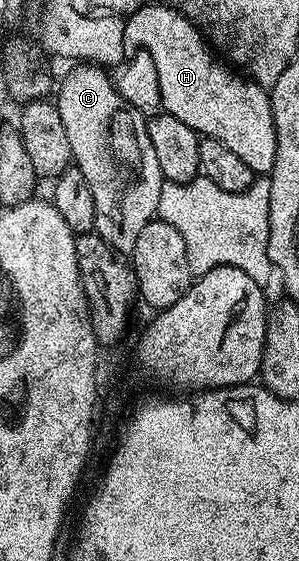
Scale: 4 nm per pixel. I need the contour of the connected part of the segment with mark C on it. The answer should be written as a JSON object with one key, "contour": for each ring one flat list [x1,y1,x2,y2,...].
{"contour":[[78,62,73,66,75,68,67,74,56,98,60,119,68,134,73,163,84,174,84,178,88,178,88,186,92,186,92,198,96,198,94,231,115,252,130,254,136,246,136,238,140,238,140,230,144,230,144,226,148,226,148,222,158,215,158,203,164,183,160,162,152,147,152,138,148,138,148,120,126,103,105,67,91,62]]}

